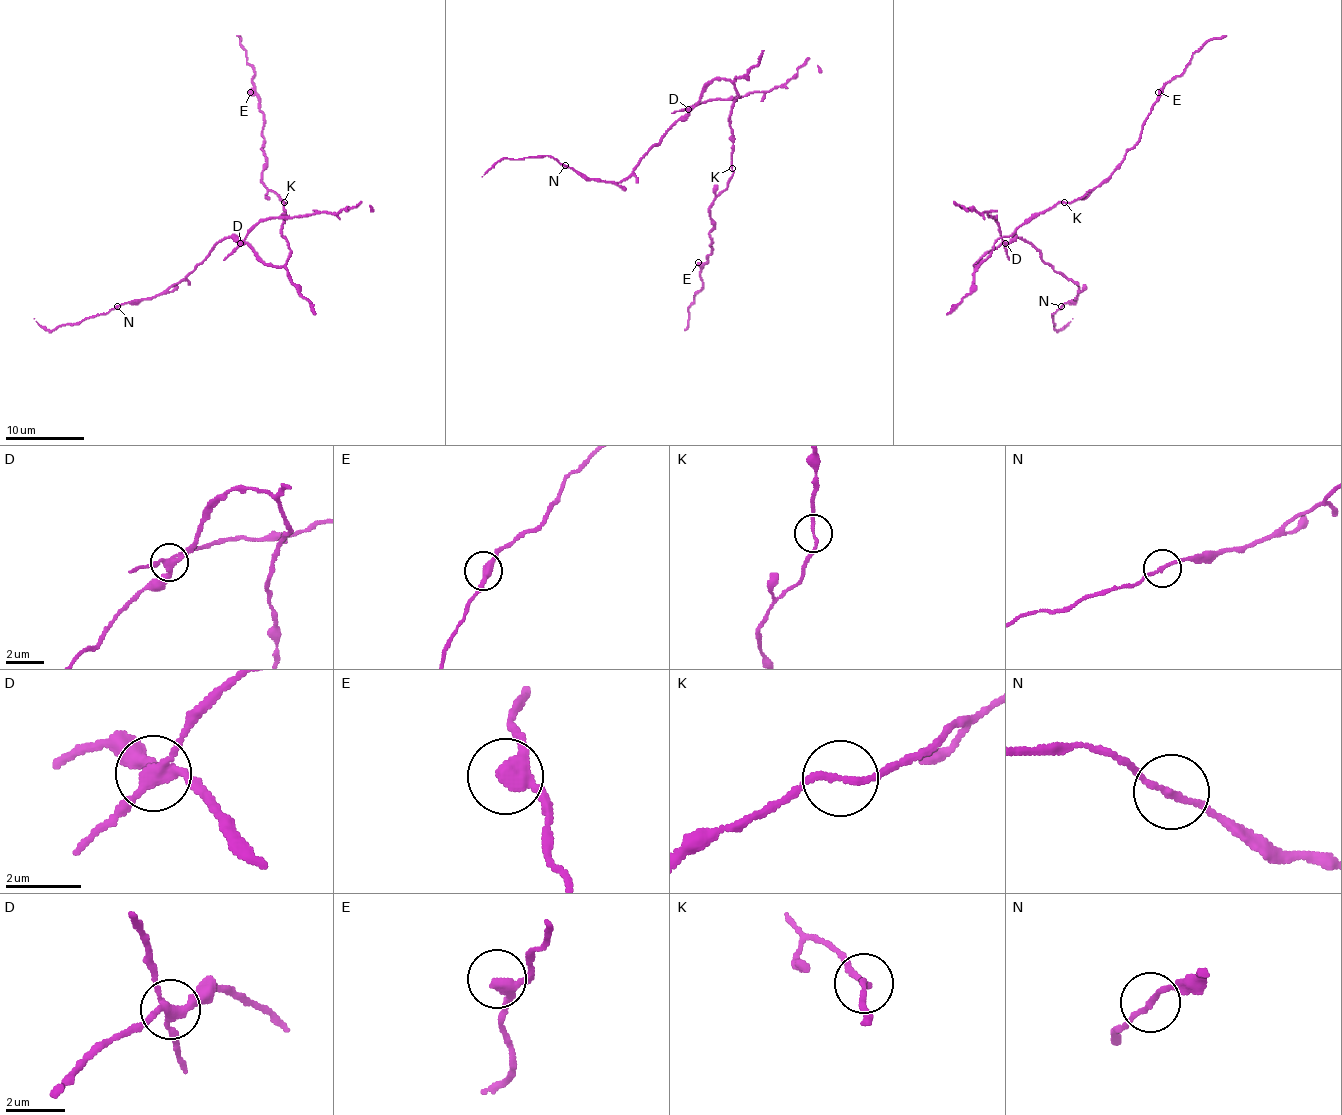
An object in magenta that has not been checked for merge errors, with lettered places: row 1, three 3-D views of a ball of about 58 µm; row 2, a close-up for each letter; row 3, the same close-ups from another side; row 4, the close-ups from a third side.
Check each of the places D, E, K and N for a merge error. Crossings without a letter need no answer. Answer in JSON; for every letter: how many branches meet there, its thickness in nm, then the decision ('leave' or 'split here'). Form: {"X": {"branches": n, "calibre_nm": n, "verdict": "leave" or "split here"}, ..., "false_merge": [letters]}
{"D": {"branches": 4, "calibre_nm": 320, "verdict": "split here"}, "E": {"branches": 2, "calibre_nm": 380, "verdict": "leave"}, "K": {"branches": 2, "calibre_nm": 160, "verdict": "leave"}, "N": {"branches": 2, "calibre_nm": 160, "verdict": "split here"}, "false_merge": ["D", "N"]}

